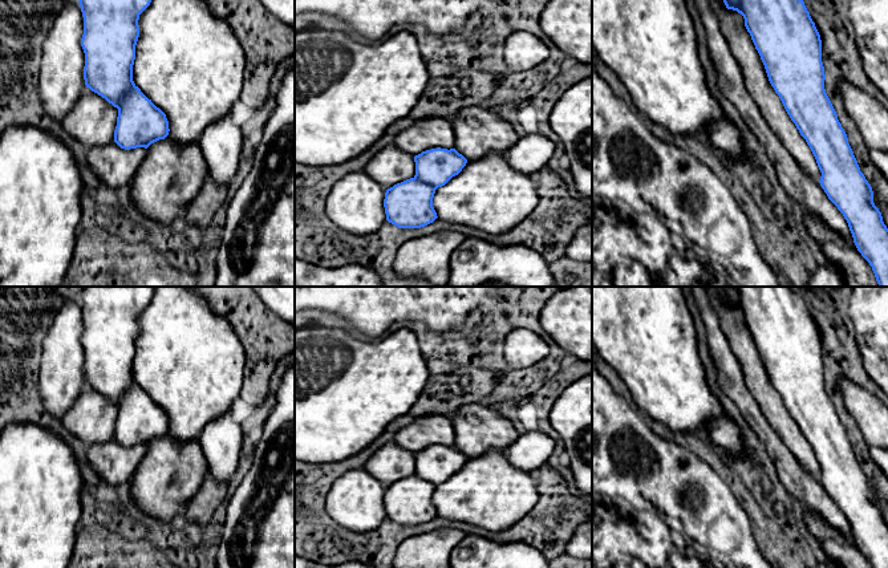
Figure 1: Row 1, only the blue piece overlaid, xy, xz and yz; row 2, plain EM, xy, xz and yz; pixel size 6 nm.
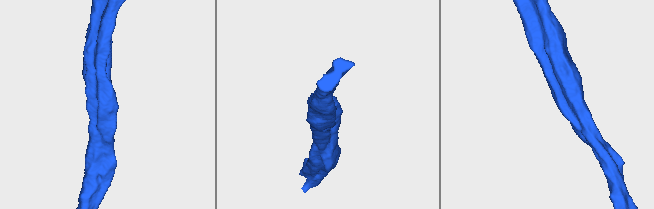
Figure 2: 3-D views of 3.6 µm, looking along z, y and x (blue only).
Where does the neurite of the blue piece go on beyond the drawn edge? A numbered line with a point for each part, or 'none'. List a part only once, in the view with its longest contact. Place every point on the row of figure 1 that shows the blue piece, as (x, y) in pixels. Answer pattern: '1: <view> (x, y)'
none

